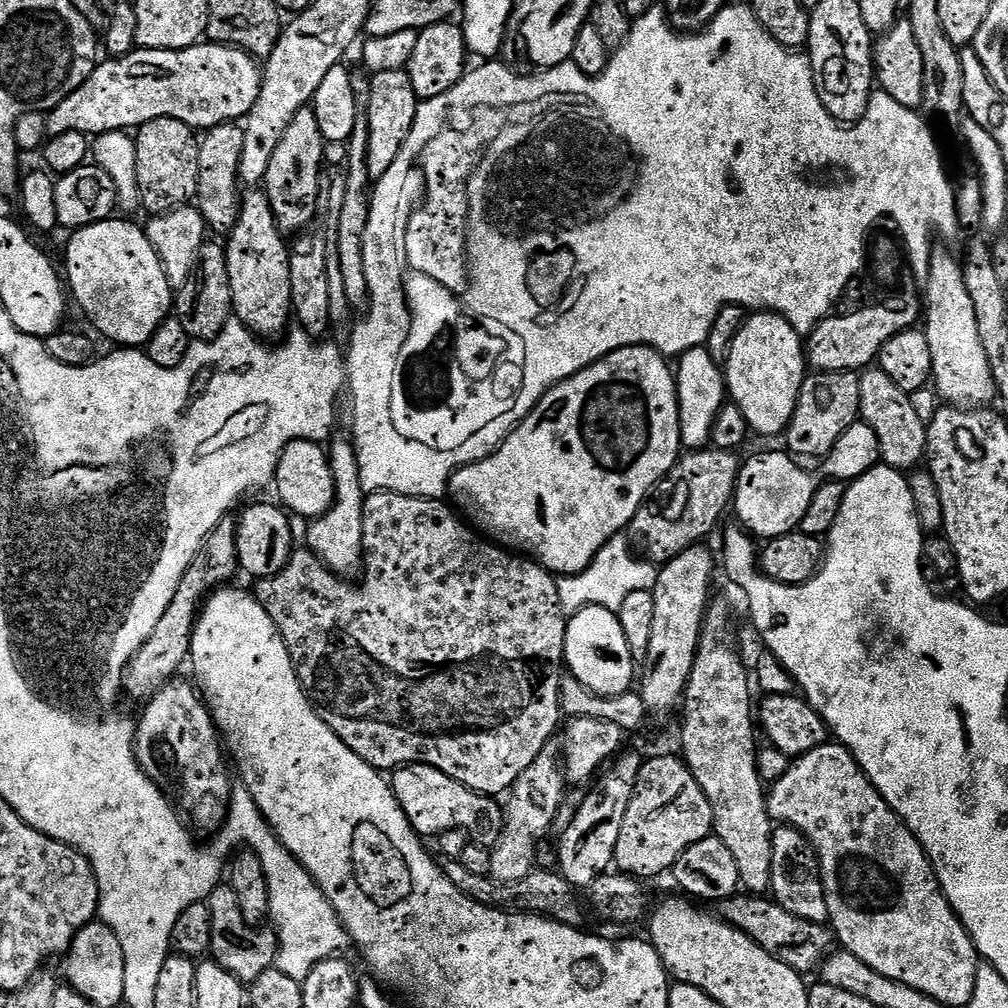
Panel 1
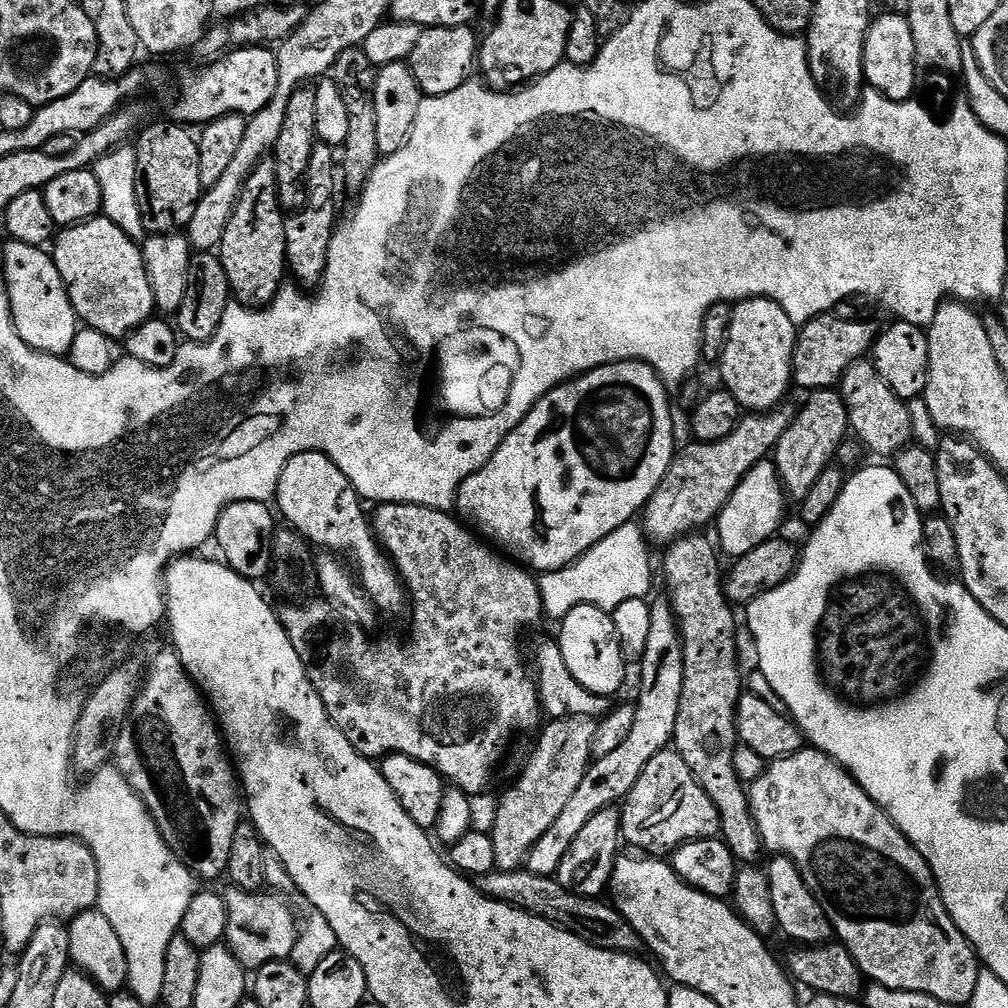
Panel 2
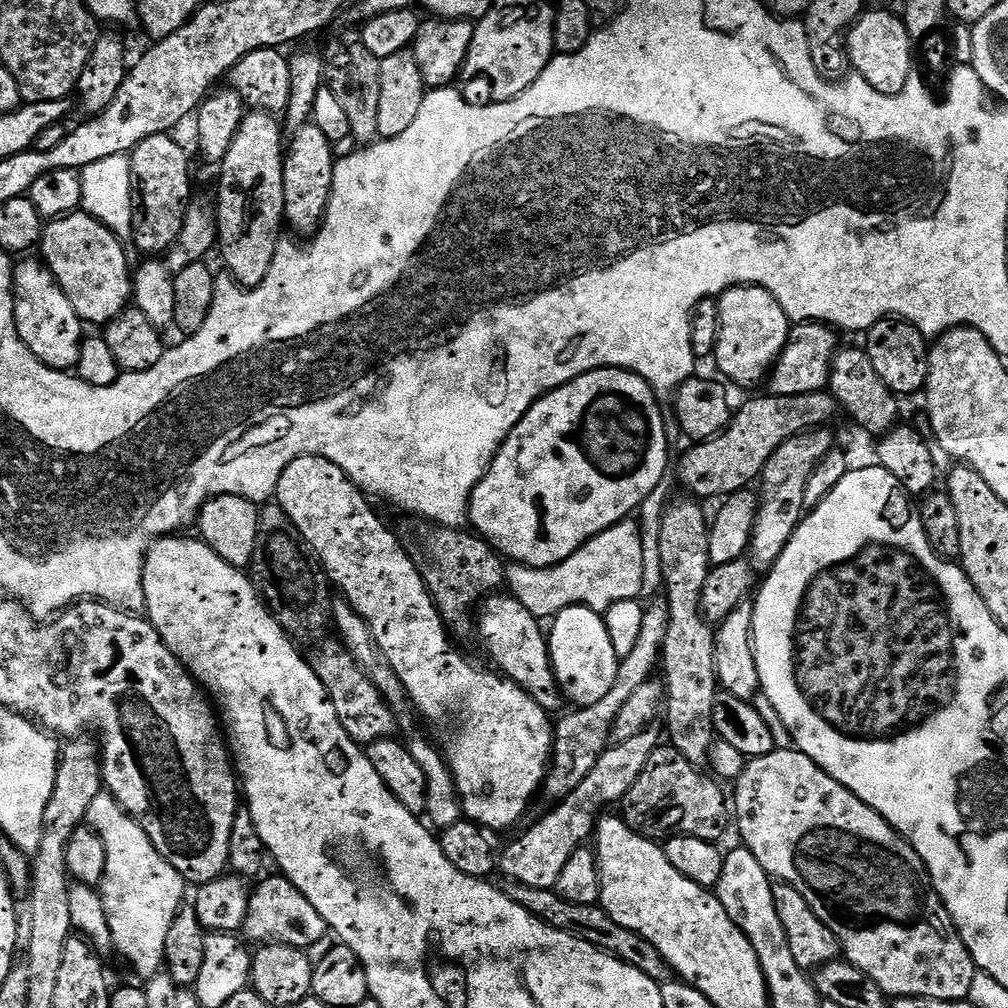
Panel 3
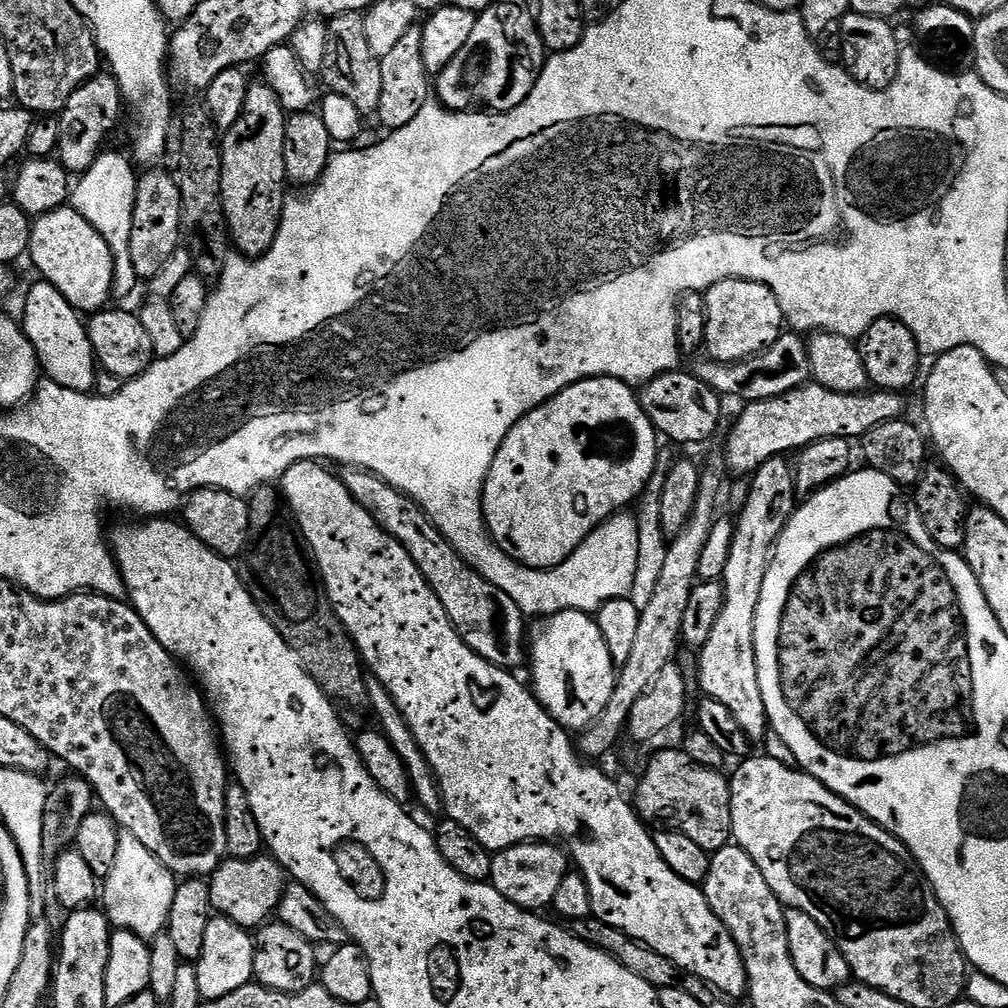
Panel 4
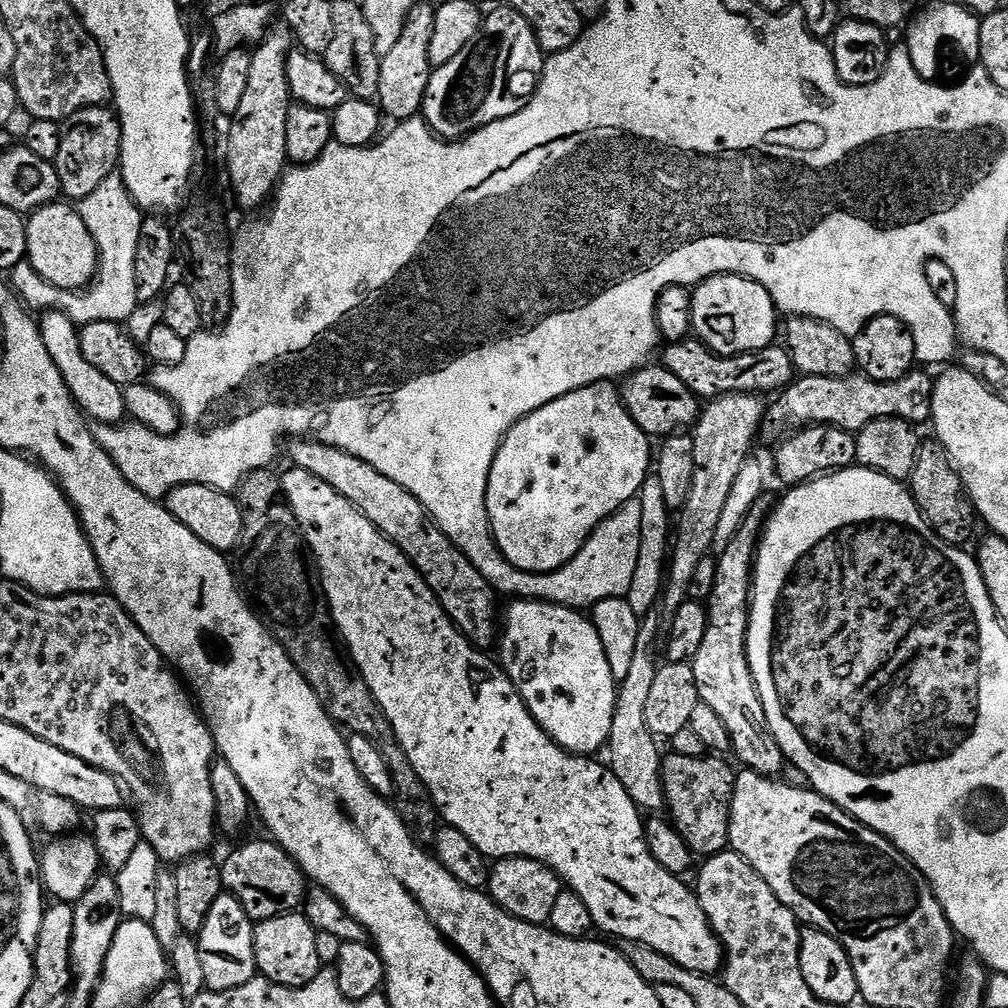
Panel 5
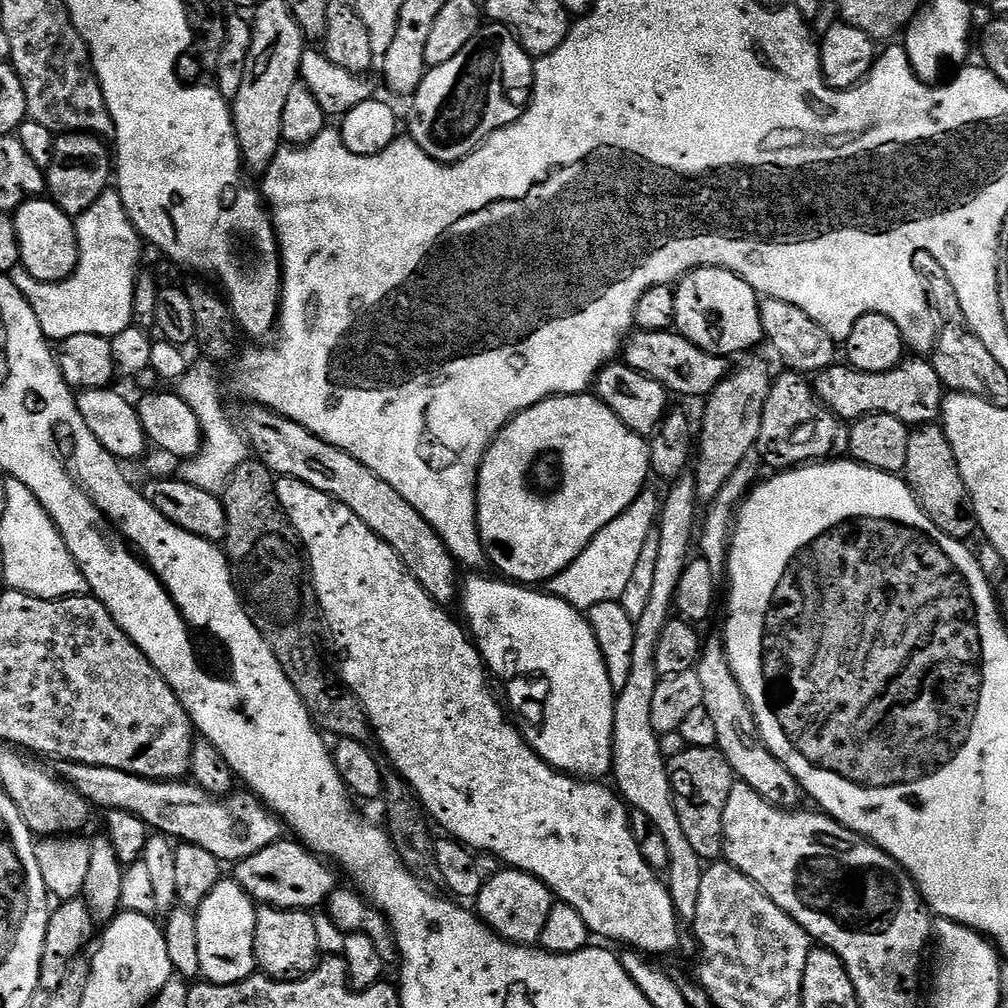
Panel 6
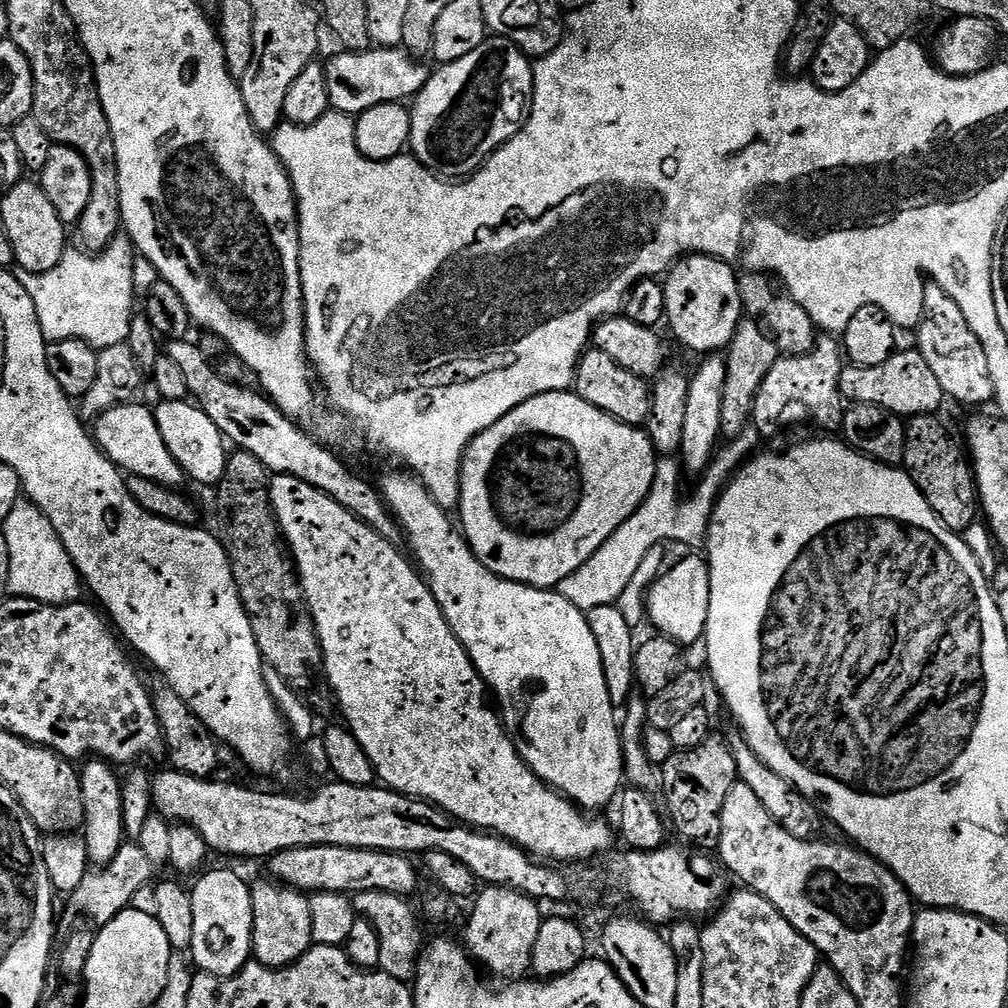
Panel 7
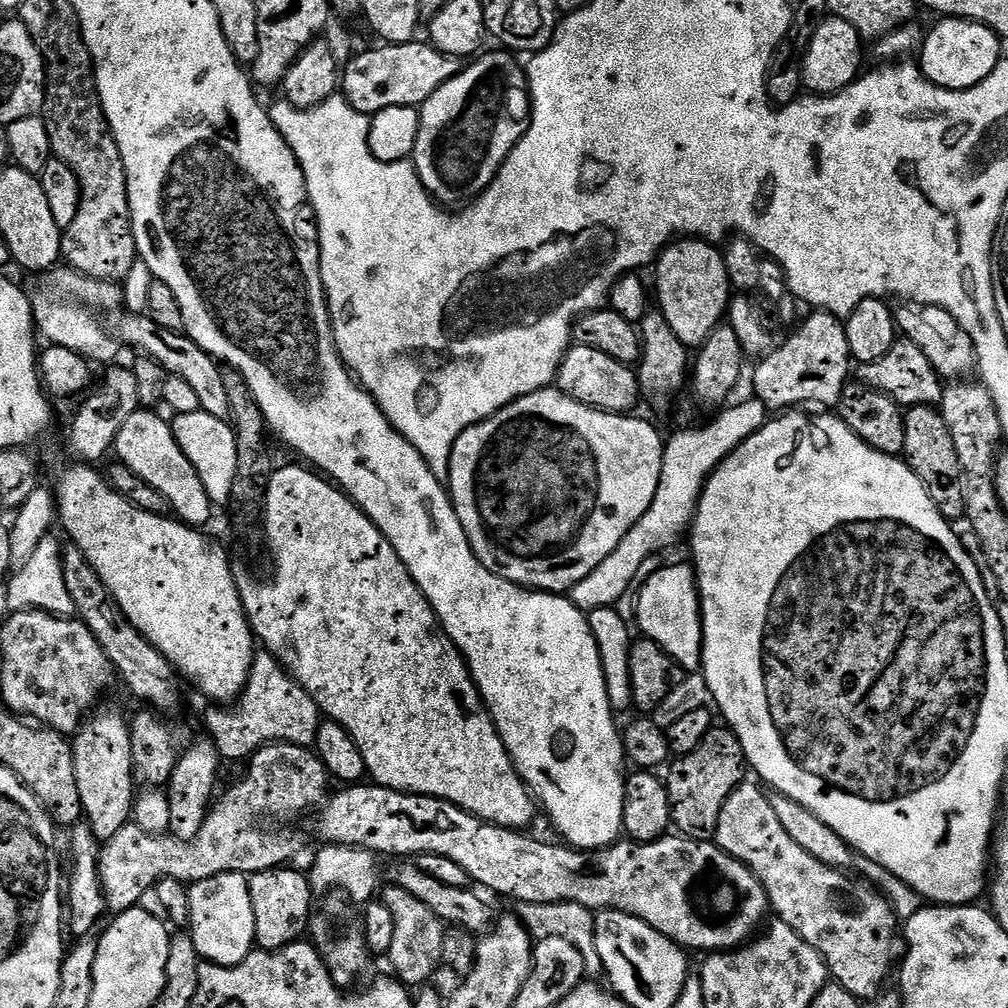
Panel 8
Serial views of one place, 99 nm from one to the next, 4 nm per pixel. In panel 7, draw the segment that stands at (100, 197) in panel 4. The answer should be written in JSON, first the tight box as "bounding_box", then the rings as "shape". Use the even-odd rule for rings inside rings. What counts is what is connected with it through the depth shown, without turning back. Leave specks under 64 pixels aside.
{"bounding_box":[14,234,138,348],"shape":[[[121,234],[108,247],[95,254],[84,250],[65,251],[60,264],[54,270],[45,272],[28,272],[22,267],[15,269],[14,275],[18,282],[30,294],[34,302],[34,310],[38,314],[38,322],[44,331],[44,339],[48,342],[57,340],[84,340],[93,348],[109,348],[125,343],[130,334],[130,326],[136,304],[136,260],[138,253],[127,235]]]}

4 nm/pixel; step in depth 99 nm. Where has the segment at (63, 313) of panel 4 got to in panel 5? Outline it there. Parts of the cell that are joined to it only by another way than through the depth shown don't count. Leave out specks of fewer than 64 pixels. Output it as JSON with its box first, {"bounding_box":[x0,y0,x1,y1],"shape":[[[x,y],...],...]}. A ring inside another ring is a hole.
{"bounding_box":[39,310,126,426],"shape":[[[48,310],[43,313],[43,316],[44,320],[39,321],[42,342],[46,346],[46,350],[50,350],[50,358],[54,358],[54,366],[58,366],[58,370],[76,402],[76,407],[89,421],[97,420],[95,422],[97,425],[115,426],[121,423],[126,416],[123,404],[124,391],[121,385],[110,382],[110,378],[106,378],[106,374],[102,374],[100,370],[94,370],[94,366],[90,366],[90,362],[86,362],[86,358],[82,358],[80,333],[77,325],[73,324],[66,314]]]}

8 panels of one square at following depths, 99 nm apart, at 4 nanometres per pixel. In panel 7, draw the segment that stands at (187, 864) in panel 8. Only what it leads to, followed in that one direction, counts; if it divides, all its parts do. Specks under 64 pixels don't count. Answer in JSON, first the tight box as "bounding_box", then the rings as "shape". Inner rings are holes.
{"bounding_box":[64,843,154,926],"shape":[[[124,843],[118,854],[114,854],[111,862],[103,865],[102,870],[89,870],[82,878],[82,882],[78,882],[78,886],[67,897],[68,909],[64,912],[65,918],[72,920],[75,916],[84,915],[89,916],[93,920],[91,923],[96,926],[110,923],[118,913],[125,911],[131,905],[138,890],[153,883],[152,872],[154,865],[150,862],[150,858],[146,858],[146,854],[142,854],[139,843]]]}

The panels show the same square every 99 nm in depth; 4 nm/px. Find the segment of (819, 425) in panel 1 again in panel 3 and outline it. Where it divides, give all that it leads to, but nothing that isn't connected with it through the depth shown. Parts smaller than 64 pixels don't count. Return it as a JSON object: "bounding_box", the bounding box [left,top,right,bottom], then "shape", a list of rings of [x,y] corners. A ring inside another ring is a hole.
{"bounding_box":[750,427,834,573],"shape":[[[831,427],[814,428],[802,436],[795,436],[774,454],[770,454],[770,462],[766,462],[758,481],[758,507],[756,509],[756,525],[752,531],[750,560],[761,573],[771,572],[772,565],[782,558],[782,550],[796,533],[796,528],[806,515],[806,482],[810,482],[810,474],[814,474],[814,466],[826,458],[826,454],[834,447]]]}

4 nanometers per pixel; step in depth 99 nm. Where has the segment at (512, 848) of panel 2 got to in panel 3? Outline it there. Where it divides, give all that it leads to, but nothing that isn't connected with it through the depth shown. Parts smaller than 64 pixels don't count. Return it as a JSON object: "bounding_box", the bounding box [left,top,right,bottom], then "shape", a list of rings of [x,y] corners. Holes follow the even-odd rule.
{"bounding_box":[542,599,670,802],"shape":[[[653,599],[644,609],[642,635],[638,637],[634,651],[620,660],[620,669],[614,678],[614,686],[610,686],[610,691],[602,697],[602,702],[594,702],[585,708],[576,708],[569,716],[561,715],[561,720],[555,721],[552,733],[552,758],[548,766],[548,775],[545,776],[542,785],[543,795],[548,795],[552,802],[559,802],[570,795],[582,782],[582,778],[586,778],[586,774],[594,770],[598,758],[602,758],[602,754],[610,746],[614,722],[618,722],[622,706],[630,702],[638,686],[653,679],[655,672],[652,671],[655,668],[657,671],[661,663],[669,622],[670,610],[667,599]]]}

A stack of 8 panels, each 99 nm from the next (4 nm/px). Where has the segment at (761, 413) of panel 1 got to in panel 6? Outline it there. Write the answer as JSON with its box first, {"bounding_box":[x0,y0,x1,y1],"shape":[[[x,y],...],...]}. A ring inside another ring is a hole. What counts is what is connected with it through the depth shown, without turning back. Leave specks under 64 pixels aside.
{"bounding_box":[675,268,765,358],"shape":[[[695,268],[681,276],[676,289],[676,323],[675,331],[689,339],[694,346],[708,351],[712,355],[735,358],[739,352],[755,346],[765,339],[762,318],[760,317],[761,297],[739,276],[725,268]]]}

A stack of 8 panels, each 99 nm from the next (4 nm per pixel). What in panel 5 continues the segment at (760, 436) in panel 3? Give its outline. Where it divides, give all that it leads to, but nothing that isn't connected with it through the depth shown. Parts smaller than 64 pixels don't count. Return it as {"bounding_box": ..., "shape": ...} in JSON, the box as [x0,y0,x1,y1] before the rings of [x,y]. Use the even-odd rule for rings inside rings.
{"bounding_box":[762,370,934,437],"shape":[[[913,370],[907,372],[902,378],[894,382],[878,382],[874,378],[863,374],[851,376],[800,376],[775,397],[773,404],[767,405],[764,422],[762,425],[763,435],[783,437],[793,430],[809,427],[813,424],[829,424],[835,428],[841,428],[853,434],[862,431],[870,422],[882,418],[898,418],[905,420],[913,426],[927,425],[932,418],[932,403],[934,402],[934,380],[924,372]]]}

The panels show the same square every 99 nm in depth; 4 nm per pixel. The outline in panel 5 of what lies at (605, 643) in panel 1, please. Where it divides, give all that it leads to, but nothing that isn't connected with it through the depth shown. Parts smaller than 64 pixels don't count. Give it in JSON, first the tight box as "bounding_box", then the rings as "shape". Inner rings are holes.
{"bounding_box":[498,599,618,756],"shape":[[[513,599],[508,608],[508,621],[503,621],[502,635],[498,640],[500,648],[499,663],[502,665],[506,675],[514,682],[514,686],[520,691],[520,696],[524,699],[524,705],[532,711],[532,716],[542,727],[544,732],[555,744],[559,744],[568,752],[574,752],[577,756],[588,756],[596,754],[596,751],[603,749],[608,743],[610,726],[614,722],[614,706],[616,705],[616,690],[618,681],[610,674],[610,662],[606,662],[606,650],[602,650],[602,638],[598,638],[598,630],[594,630],[591,619],[587,615],[570,608],[561,608],[559,604],[541,604],[538,600],[518,600]]]}

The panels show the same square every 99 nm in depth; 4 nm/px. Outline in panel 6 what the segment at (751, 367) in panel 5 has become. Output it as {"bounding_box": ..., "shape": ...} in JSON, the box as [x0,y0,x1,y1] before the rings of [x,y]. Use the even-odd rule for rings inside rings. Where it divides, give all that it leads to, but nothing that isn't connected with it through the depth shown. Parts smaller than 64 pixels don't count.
{"bounding_box":[622,330,732,400],"shape":[[[674,330],[633,331],[624,342],[622,360],[634,370],[654,378],[654,382],[662,382],[669,393],[692,396],[698,400],[712,393],[732,369],[731,361],[727,357],[712,355],[694,346],[689,339]]]}

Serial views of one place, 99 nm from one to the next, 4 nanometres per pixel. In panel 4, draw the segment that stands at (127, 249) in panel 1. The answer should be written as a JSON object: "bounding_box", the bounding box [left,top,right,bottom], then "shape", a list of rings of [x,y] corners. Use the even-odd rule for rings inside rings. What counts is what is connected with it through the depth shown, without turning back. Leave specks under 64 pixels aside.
{"bounding_box":[28,207,116,314],"shape":[[[72,207],[55,208],[45,216],[35,217],[28,256],[44,275],[41,277],[55,286],[77,312],[95,314],[109,303],[108,299],[113,299],[116,275],[110,246],[94,225]]]}

